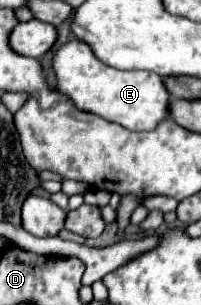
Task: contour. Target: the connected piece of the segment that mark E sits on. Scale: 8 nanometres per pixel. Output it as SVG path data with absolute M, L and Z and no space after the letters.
M72 39L64 43L52 57L52 69L58 77L56 91L66 95L80 111L94 113L130 131L150 131L158 121L168 117L168 93L162 85L162 77L146 71L110 69L90 53L90 47L84 41Z

